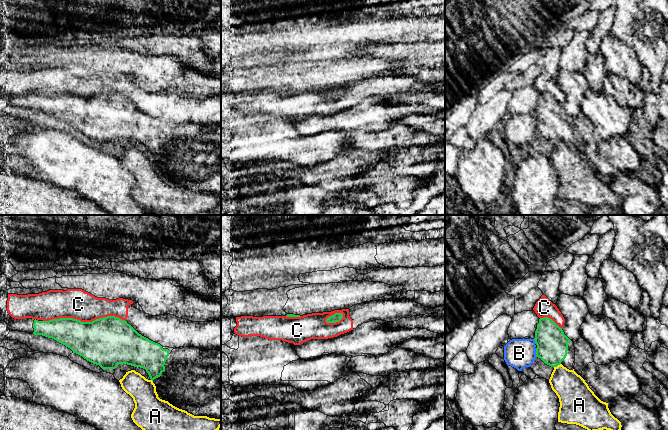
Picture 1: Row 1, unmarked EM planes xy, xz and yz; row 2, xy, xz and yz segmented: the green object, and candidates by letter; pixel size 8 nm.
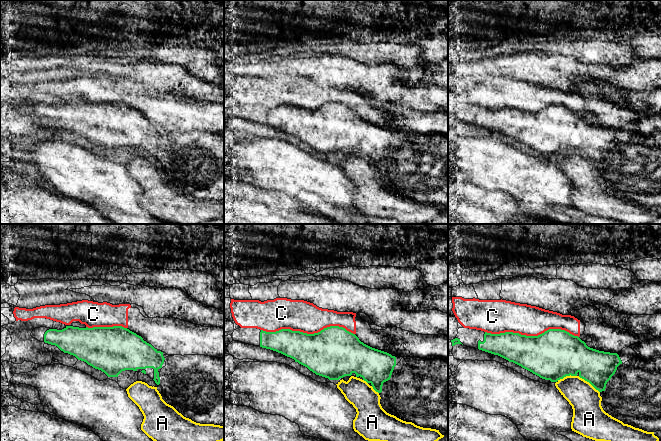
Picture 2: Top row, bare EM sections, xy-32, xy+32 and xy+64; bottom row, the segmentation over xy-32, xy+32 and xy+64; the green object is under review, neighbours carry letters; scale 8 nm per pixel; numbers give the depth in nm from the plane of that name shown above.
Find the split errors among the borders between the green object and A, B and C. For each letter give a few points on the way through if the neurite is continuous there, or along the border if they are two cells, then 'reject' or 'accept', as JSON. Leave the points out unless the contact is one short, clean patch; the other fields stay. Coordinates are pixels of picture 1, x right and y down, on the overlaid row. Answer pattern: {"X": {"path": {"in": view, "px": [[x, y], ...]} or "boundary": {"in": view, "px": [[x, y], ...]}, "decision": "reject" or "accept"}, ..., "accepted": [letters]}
{"A": {"decision": "reject"}, "B": {"decision": "reject"}, "C": {"decision": "reject"}, "accepted": []}

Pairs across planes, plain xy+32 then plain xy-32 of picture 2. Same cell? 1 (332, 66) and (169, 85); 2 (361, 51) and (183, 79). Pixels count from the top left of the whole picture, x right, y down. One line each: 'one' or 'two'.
1: one
2: two

